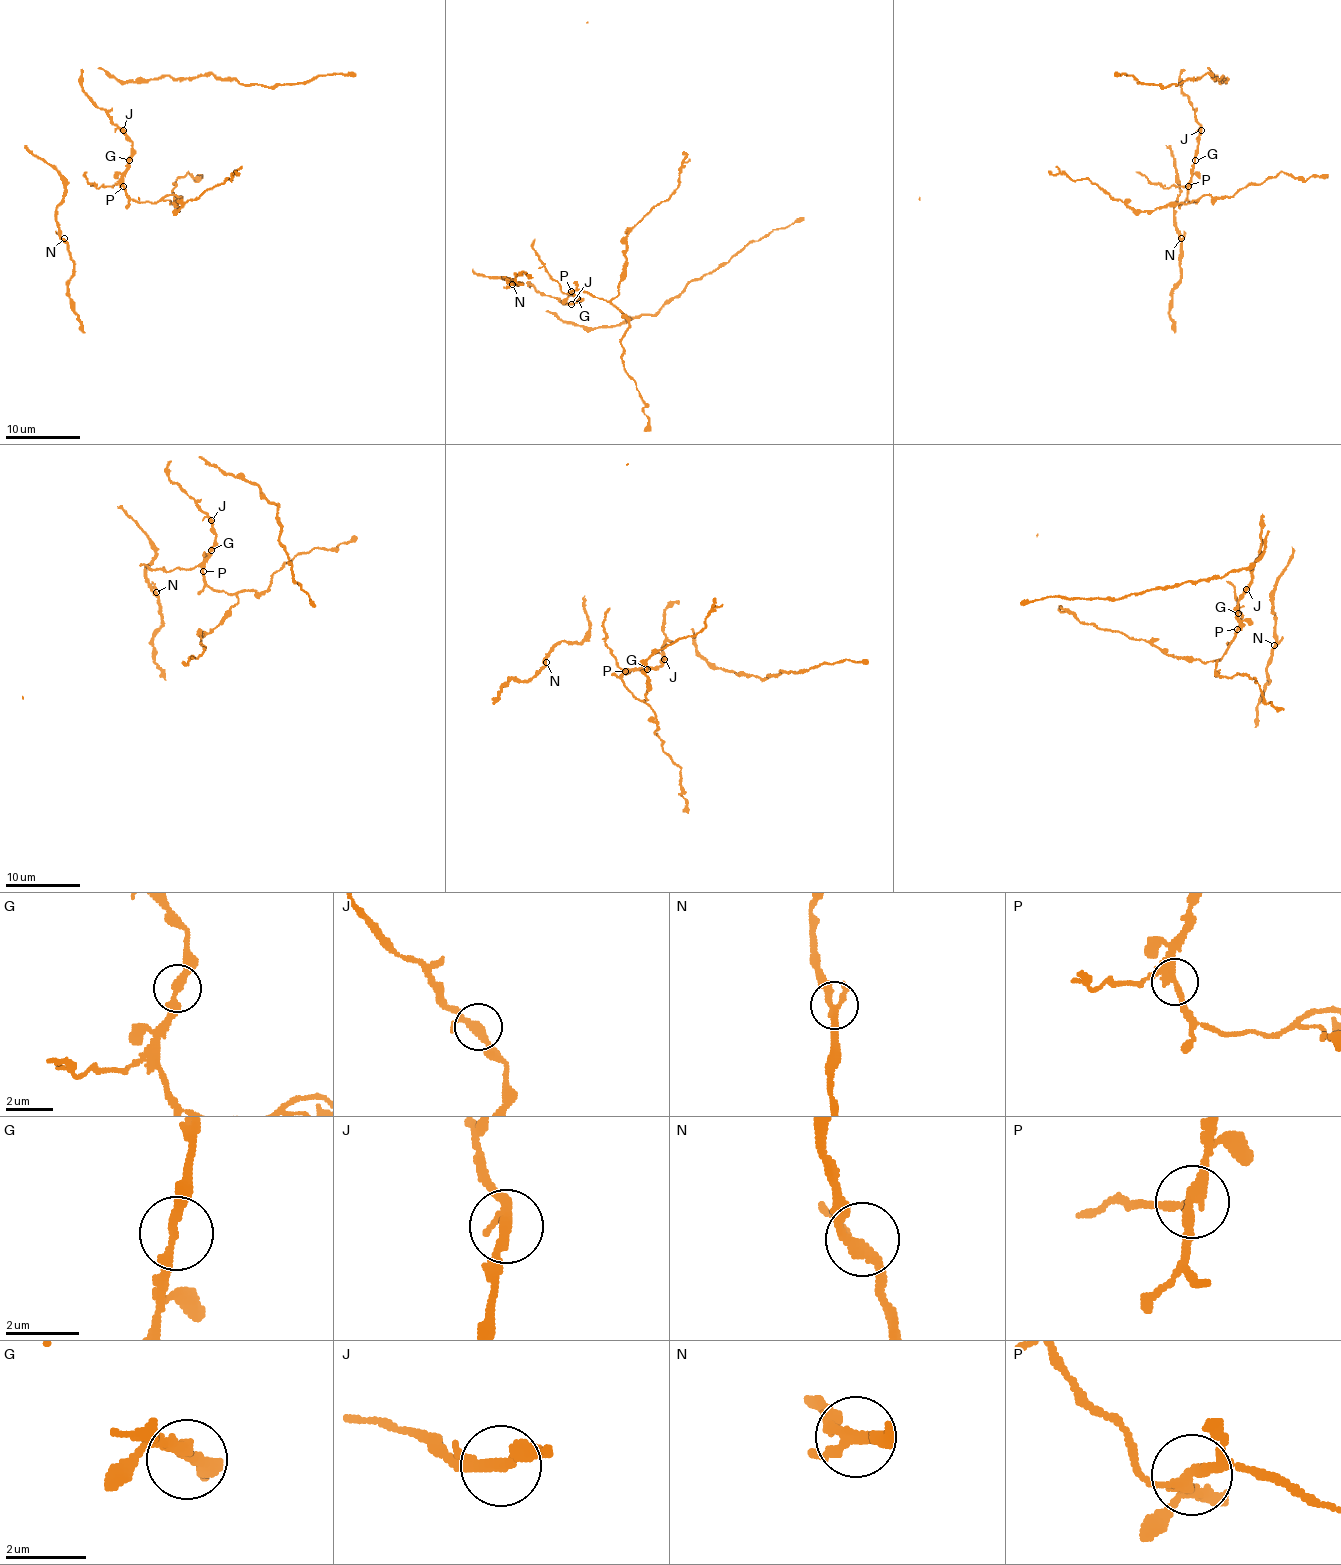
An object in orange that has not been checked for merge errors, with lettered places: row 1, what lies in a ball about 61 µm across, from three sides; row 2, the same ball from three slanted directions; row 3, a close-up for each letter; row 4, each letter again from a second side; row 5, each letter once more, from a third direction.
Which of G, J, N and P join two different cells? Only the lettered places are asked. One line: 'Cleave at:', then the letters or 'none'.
Cleave at: P

